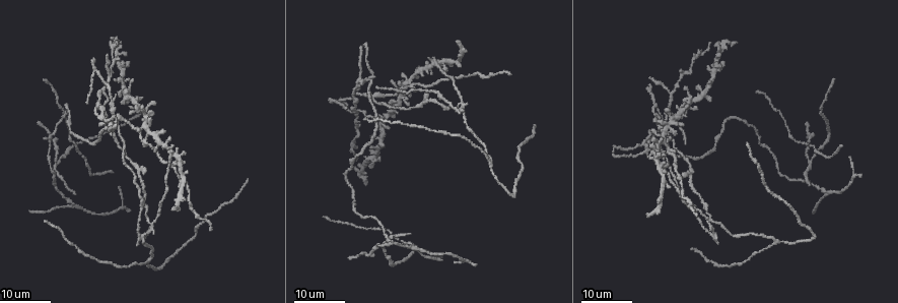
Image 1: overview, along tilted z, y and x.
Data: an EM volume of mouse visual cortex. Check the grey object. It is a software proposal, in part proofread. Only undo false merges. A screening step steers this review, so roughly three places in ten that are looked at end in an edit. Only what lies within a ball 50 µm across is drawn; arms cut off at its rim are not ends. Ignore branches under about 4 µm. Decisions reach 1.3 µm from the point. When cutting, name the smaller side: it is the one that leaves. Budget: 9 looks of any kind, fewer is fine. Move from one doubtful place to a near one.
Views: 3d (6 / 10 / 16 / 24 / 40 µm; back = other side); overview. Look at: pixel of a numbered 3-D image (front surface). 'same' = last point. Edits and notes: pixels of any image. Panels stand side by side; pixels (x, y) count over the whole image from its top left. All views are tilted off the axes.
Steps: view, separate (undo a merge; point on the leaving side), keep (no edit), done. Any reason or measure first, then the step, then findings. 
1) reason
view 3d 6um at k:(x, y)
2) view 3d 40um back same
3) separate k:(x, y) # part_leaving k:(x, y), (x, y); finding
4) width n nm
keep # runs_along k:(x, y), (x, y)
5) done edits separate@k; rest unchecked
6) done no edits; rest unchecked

looks like a crossing
view 3d 24um at 1:(439, 63)

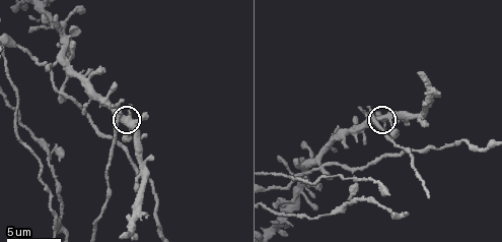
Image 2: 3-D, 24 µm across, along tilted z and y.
closer look
view 3d 6um at 2:(119, 123)

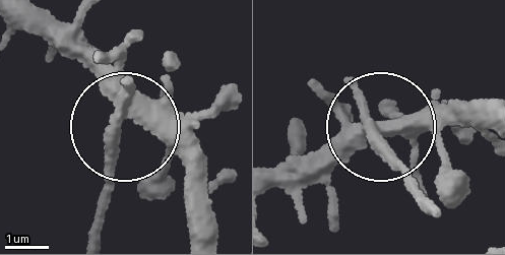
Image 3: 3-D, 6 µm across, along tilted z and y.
side_arm 15 um
keep # runs_along 3:(33, 22), (202, 191); all the same neuron

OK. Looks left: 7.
calibre changes
view 3d 16um at 2:(109, 181)

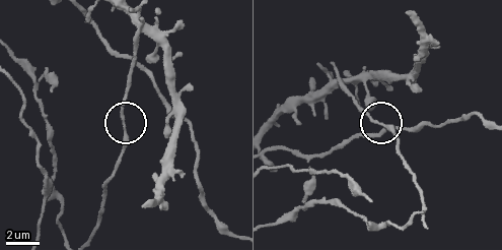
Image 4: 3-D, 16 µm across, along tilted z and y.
keep # one neuron here

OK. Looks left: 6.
four or more arms meet
view 3d 16um at 2:(58, 91)

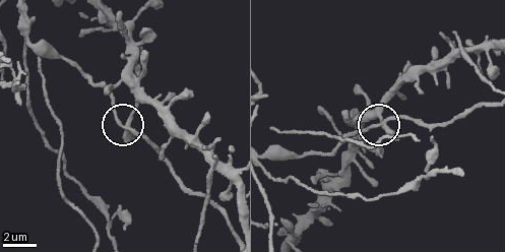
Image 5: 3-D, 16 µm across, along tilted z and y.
width 290 nm
separate 5:(148, 139) # a second neuron is stuck on

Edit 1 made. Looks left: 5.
arms part here
view 3d 24um at 1:(774, 242)

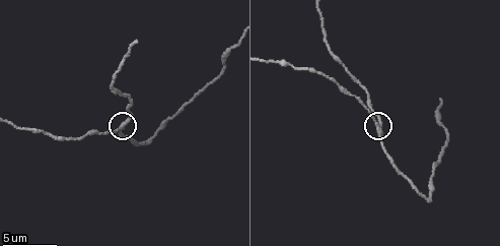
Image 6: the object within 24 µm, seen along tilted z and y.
zoom in
view 3d 6um at 6:(120, 127)

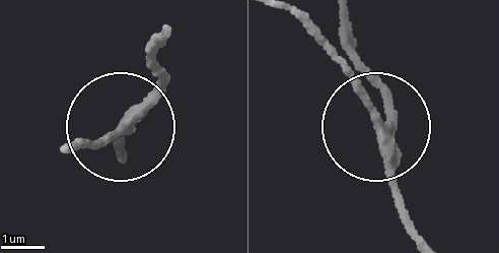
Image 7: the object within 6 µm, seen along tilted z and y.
keep # runs_along 7:(345, 19), (345, 41), (383, 103), (381, 125), (312, 20); continuous, no second neuron

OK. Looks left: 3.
three-way junction
view 3d 24um at 1:(73, 204)

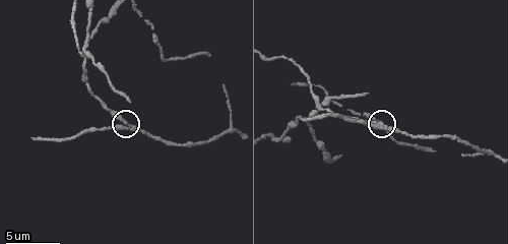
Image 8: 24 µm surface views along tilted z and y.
view 3d 10um at 8:(123, 120)

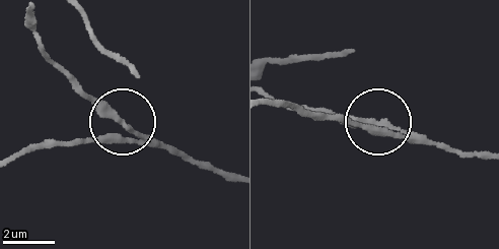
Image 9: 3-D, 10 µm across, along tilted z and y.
side_arm 10 um
keep # runs_along 9:(27, 10), (52, 61), (121, 121), (115, 132), (50, 145); continuous, no second neuron

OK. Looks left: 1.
done edits separate@5; rest unchecked

